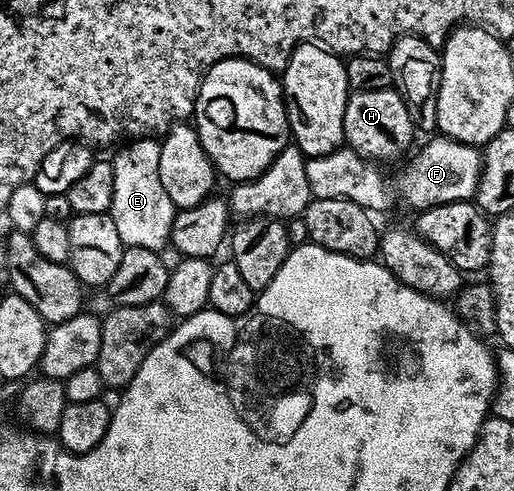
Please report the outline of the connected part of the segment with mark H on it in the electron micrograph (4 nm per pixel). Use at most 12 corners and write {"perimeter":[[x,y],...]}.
{"perimeter":[[391,87],[351,91],[346,146],[395,159],[417,132]]}

